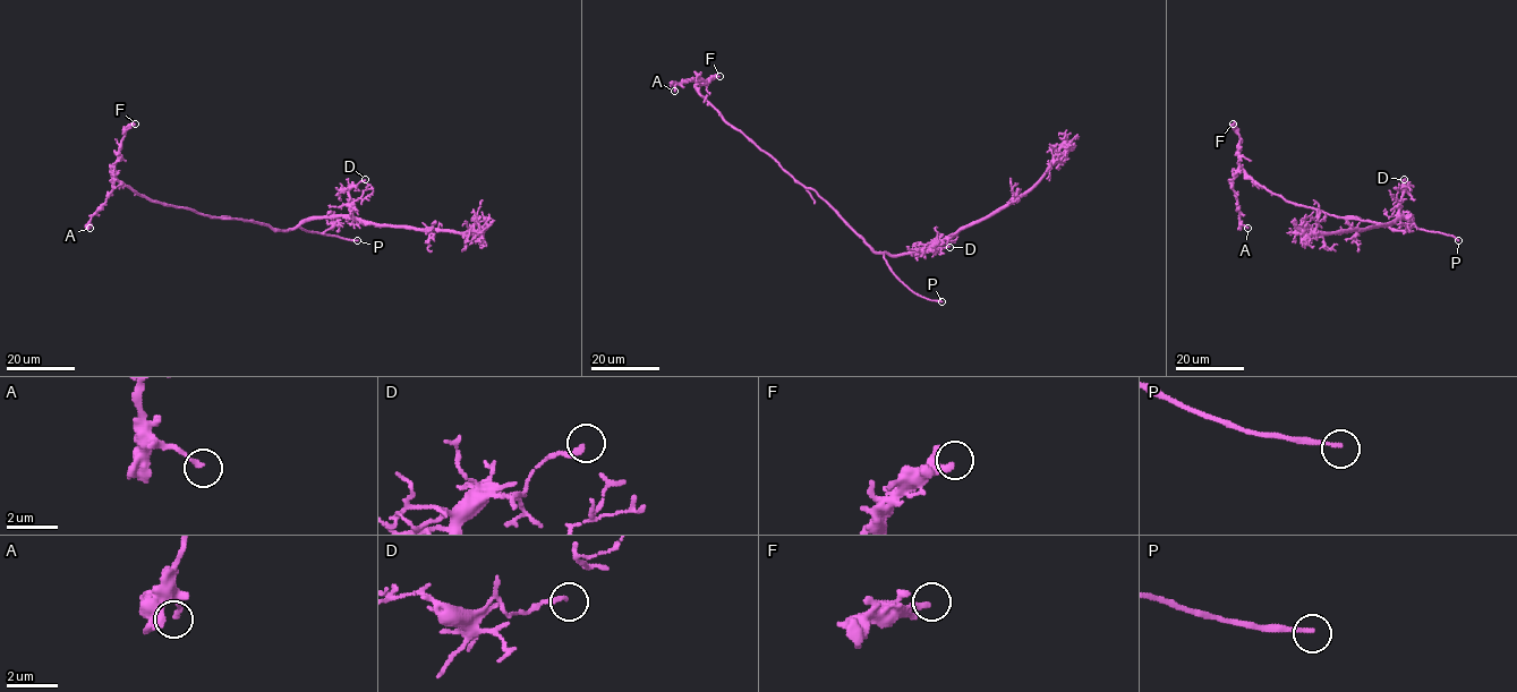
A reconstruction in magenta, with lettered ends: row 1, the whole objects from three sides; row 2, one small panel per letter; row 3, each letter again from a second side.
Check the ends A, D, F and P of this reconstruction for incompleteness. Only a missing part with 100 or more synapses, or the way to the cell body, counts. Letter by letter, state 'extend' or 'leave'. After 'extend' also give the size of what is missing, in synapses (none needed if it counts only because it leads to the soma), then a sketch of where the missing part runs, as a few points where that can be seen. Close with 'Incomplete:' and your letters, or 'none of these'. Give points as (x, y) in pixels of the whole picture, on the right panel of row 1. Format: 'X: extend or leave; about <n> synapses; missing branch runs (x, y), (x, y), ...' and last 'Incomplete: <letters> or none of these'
A: leave
D: leave
F: leave
P: extend; missing branch runs (1458, 240), (1451, 239), (1438, 246)
Incomplete: P

